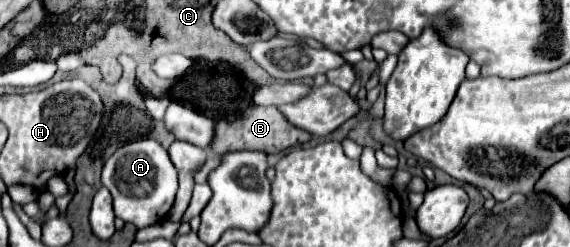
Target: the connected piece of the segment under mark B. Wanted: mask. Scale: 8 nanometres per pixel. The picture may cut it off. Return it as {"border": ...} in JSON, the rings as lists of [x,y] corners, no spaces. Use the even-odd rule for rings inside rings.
{"border":[[[250,105],[246,109],[246,113],[228,123],[224,119],[218,119],[214,121],[216,123],[216,129],[214,129],[214,139],[210,143],[210,151],[215,153],[215,158],[209,158],[202,166],[202,168],[194,175],[194,181],[196,184],[202,184],[207,182],[208,175],[212,169],[215,169],[220,163],[220,157],[228,151],[238,151],[238,149],[256,149],[256,151],[264,151],[264,153],[280,153],[288,147],[294,147],[294,145],[302,145],[306,141],[310,141],[310,135],[298,127],[292,127],[288,123],[288,119],[284,119],[284,115],[280,115],[280,111],[276,107],[258,107],[258,105]]]}

